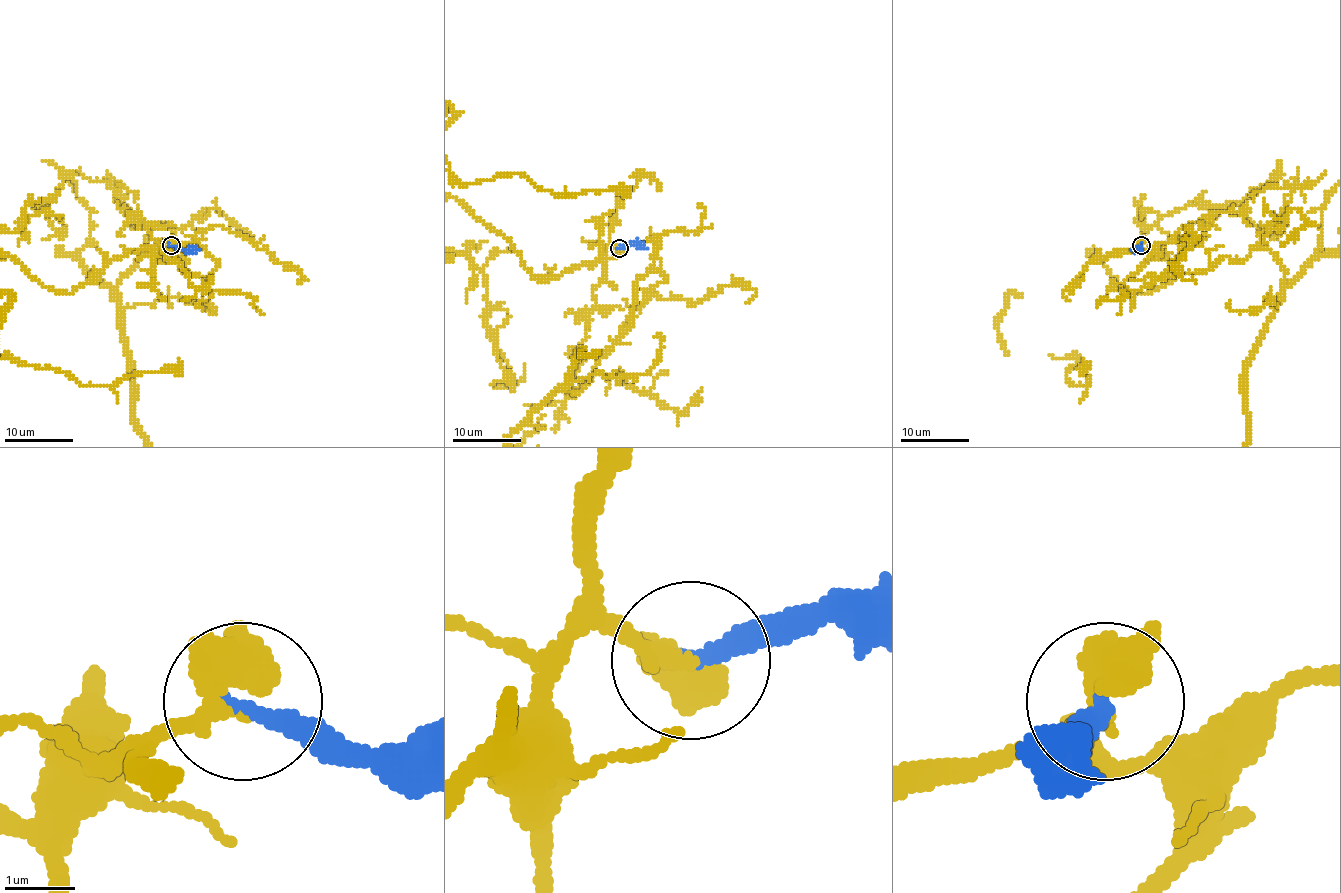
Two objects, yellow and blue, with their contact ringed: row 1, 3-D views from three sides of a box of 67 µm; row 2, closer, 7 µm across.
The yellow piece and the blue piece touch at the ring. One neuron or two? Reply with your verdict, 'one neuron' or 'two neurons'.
one neuron

